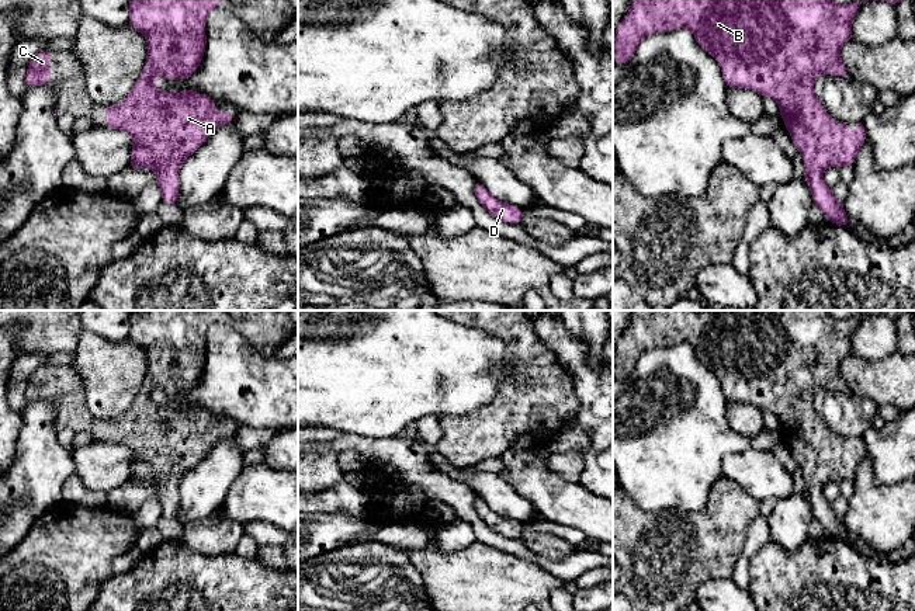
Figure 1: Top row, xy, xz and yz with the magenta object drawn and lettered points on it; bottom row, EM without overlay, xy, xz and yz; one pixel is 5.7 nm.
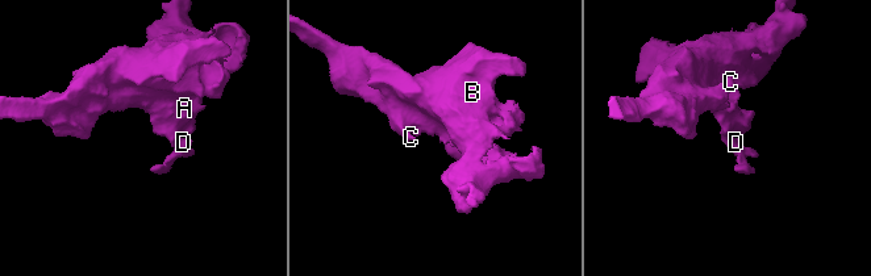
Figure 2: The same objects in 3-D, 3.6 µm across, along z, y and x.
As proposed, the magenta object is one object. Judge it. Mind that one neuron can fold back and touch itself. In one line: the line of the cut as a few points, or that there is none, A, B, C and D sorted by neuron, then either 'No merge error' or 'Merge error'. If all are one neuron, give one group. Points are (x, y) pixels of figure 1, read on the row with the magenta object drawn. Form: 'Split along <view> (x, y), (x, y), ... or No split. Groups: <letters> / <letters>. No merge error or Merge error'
No split. Groups: A B C D. No merge error

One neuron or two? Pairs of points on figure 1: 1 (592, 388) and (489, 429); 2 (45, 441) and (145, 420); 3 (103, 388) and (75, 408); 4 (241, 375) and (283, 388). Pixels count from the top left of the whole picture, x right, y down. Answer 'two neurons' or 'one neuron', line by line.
1: two neurons
2: two neurons
3: two neurons
4: one neuron

